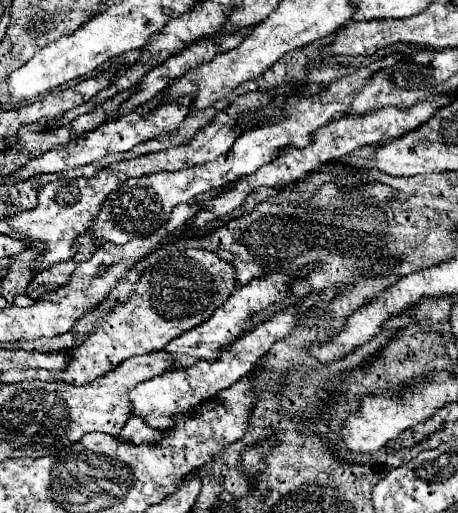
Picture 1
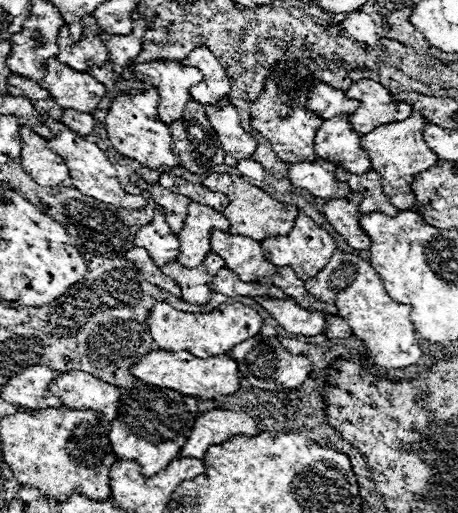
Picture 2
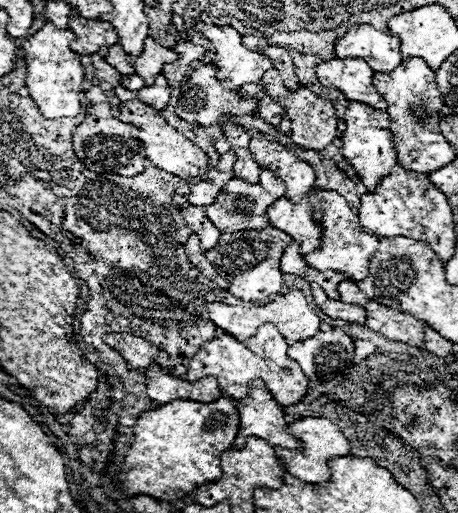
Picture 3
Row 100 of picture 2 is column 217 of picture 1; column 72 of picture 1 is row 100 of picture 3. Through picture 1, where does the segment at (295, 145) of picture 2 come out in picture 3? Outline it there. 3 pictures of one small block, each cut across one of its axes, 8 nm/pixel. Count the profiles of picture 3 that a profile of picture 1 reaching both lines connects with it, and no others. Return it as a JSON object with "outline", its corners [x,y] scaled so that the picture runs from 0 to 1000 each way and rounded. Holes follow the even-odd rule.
{"outline":[[[707,117],[690,133],[703,168],[725,168],[747,179],[764,199],[790,199],[808,211],[847,211],[838,191],[812,168],[817,136],[795,117]]]}

